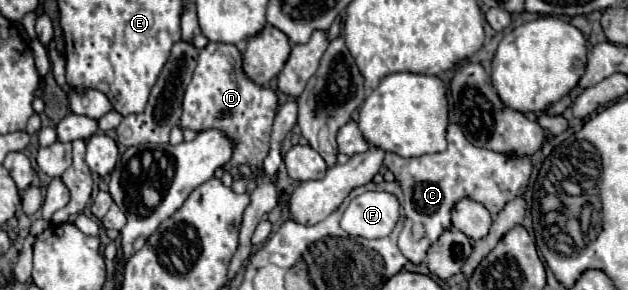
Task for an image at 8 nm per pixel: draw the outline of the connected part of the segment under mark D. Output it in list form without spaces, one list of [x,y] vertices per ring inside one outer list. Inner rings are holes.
[[[210,42],[200,50],[196,70],[184,92],[180,128],[190,128],[194,132],[220,130],[232,142],[232,158],[222,166],[224,172],[232,174],[234,180],[242,178],[240,166],[258,166],[258,176],[262,176],[262,162],[270,150],[270,134],[274,116],[278,110],[278,94],[268,84],[254,84],[242,68],[242,54],[234,44],[214,44]]]

